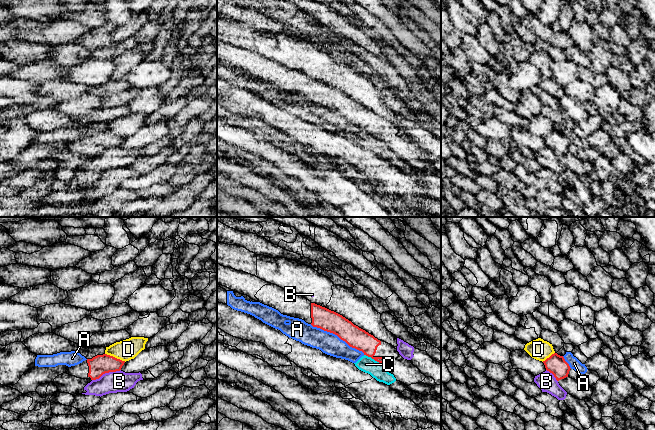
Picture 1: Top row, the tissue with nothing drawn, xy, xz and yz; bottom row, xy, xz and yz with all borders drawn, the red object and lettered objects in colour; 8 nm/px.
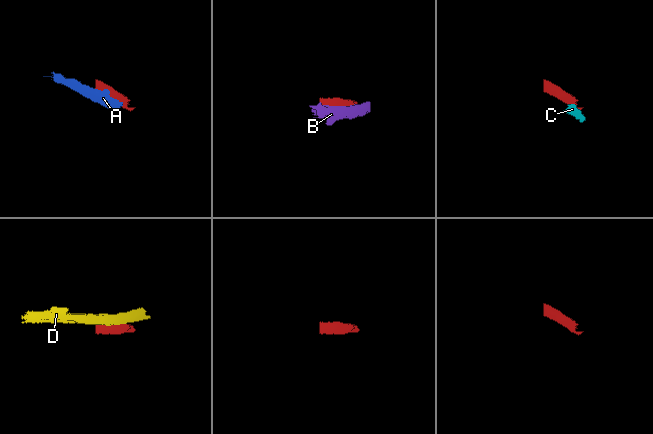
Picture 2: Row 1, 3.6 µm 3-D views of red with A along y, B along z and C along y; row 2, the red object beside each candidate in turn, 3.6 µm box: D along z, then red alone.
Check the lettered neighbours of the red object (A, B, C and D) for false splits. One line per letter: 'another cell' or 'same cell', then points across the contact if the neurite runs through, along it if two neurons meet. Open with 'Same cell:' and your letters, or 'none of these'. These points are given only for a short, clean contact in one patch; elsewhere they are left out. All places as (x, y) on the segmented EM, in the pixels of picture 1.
Same cell: none of these
A: another cell; border along xz (310, 324), (336, 334), (350, 346), (364, 354)
B: another cell
C: another cell; border along xz (364, 354), (382, 364)
D: another cell

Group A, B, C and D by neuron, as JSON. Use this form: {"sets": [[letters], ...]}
{"sets": [["A", "C"], ["B"], ["D"]]}

